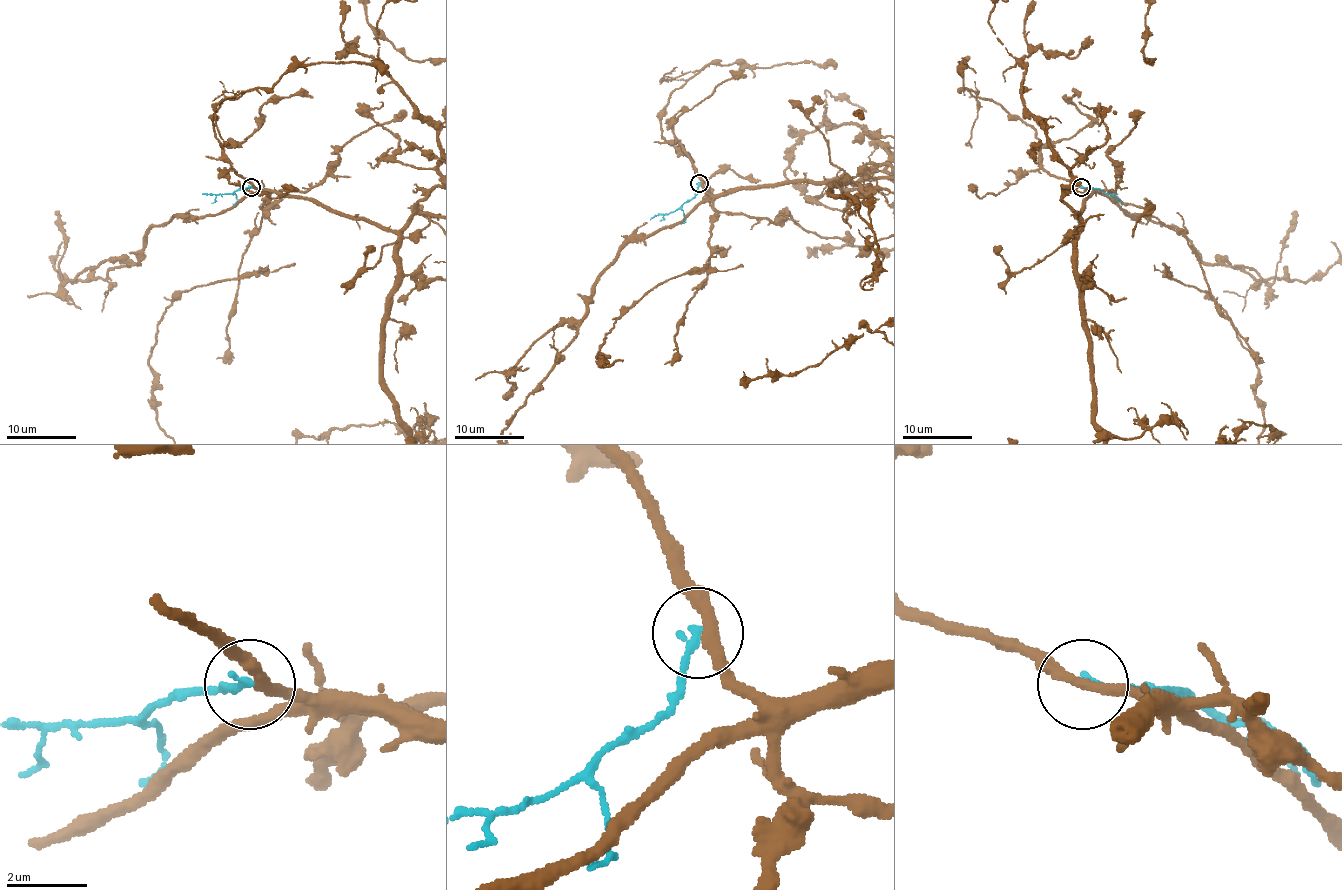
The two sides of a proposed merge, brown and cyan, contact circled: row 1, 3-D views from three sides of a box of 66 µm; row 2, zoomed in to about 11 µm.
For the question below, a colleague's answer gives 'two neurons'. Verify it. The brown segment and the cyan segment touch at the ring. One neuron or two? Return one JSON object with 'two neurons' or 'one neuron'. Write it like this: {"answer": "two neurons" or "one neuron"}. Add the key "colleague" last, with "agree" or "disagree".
{"answer": "two neurons", "colleague": "agree"}

